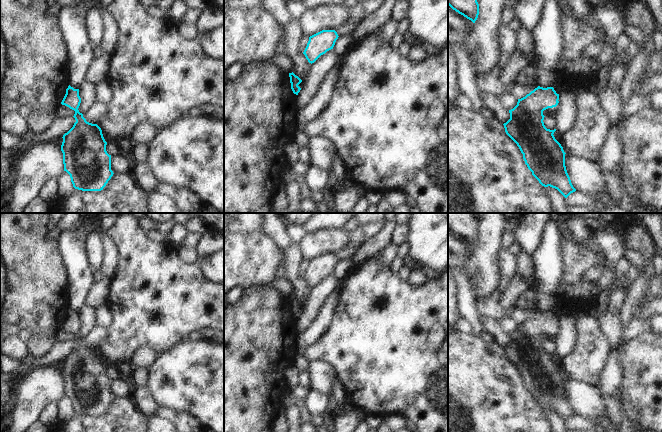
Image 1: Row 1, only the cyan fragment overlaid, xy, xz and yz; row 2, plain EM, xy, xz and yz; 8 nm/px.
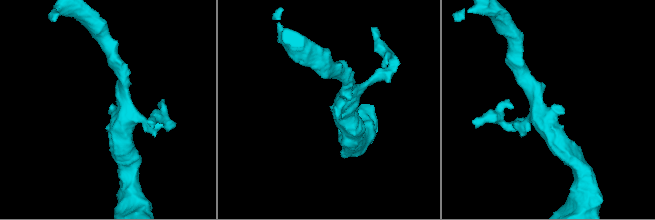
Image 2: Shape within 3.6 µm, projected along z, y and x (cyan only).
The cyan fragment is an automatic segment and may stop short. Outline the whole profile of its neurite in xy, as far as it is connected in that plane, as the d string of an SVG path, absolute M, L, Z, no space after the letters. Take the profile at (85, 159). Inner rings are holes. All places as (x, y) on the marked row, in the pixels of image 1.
M69 85L61 104L75 111L76 122L62 137L64 171L70 175L75 189L101 191L114 174L111 155L106 151L101 128L87 122L79 112L80 103L79 89Z

